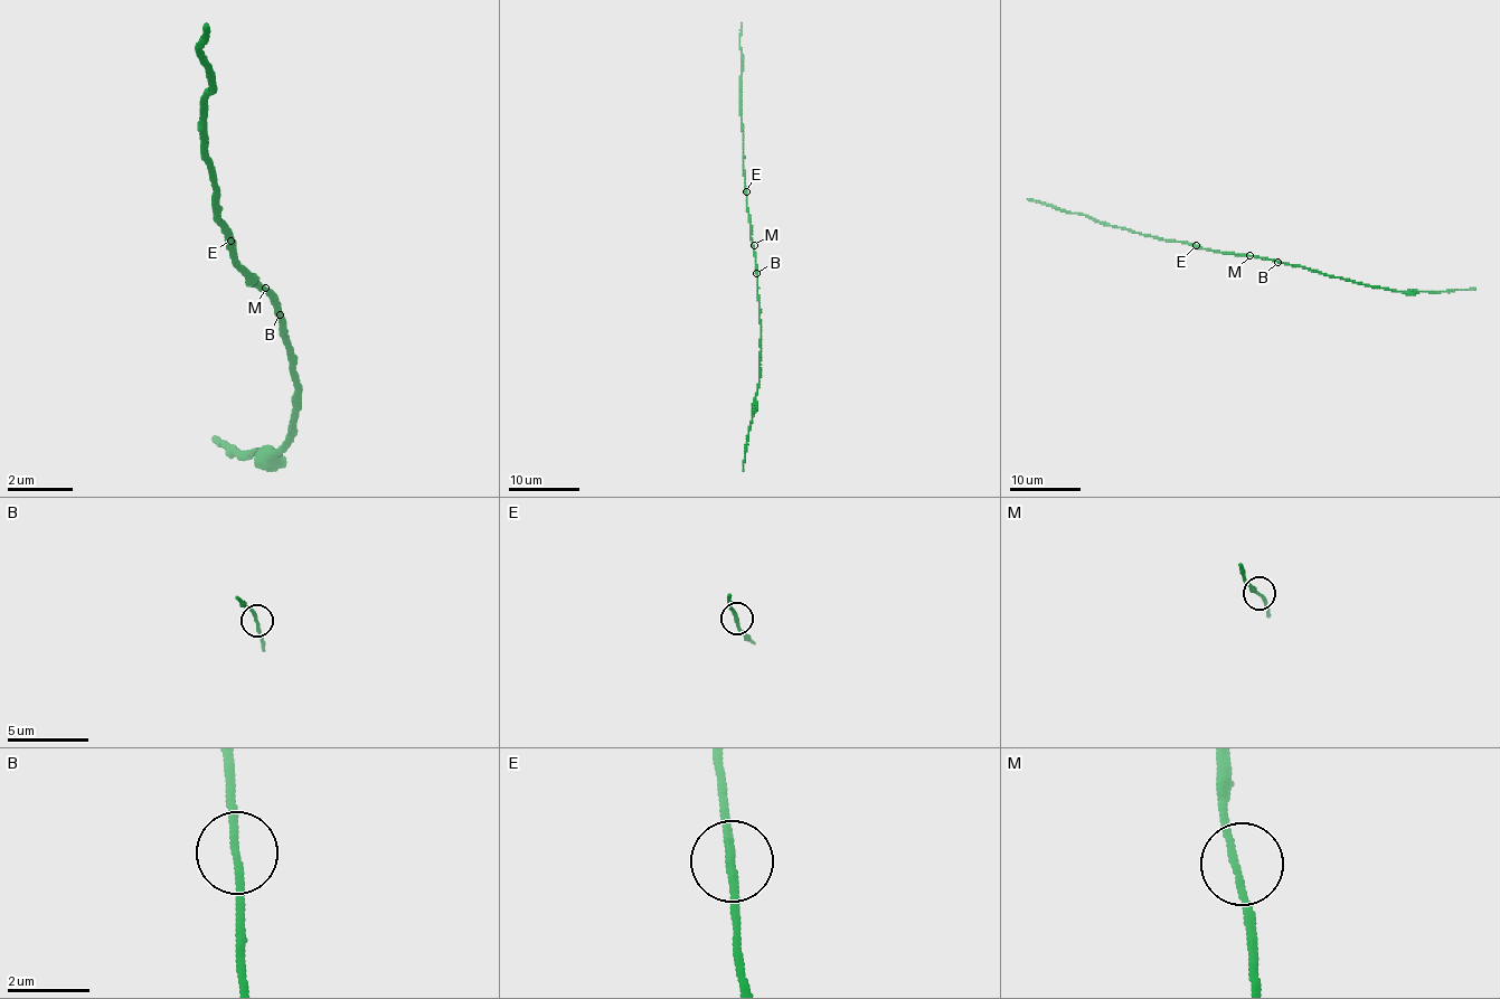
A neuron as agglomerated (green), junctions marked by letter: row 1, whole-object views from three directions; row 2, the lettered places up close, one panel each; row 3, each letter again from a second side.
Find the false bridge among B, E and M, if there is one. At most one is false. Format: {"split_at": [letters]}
{"split_at": ["E"]}

